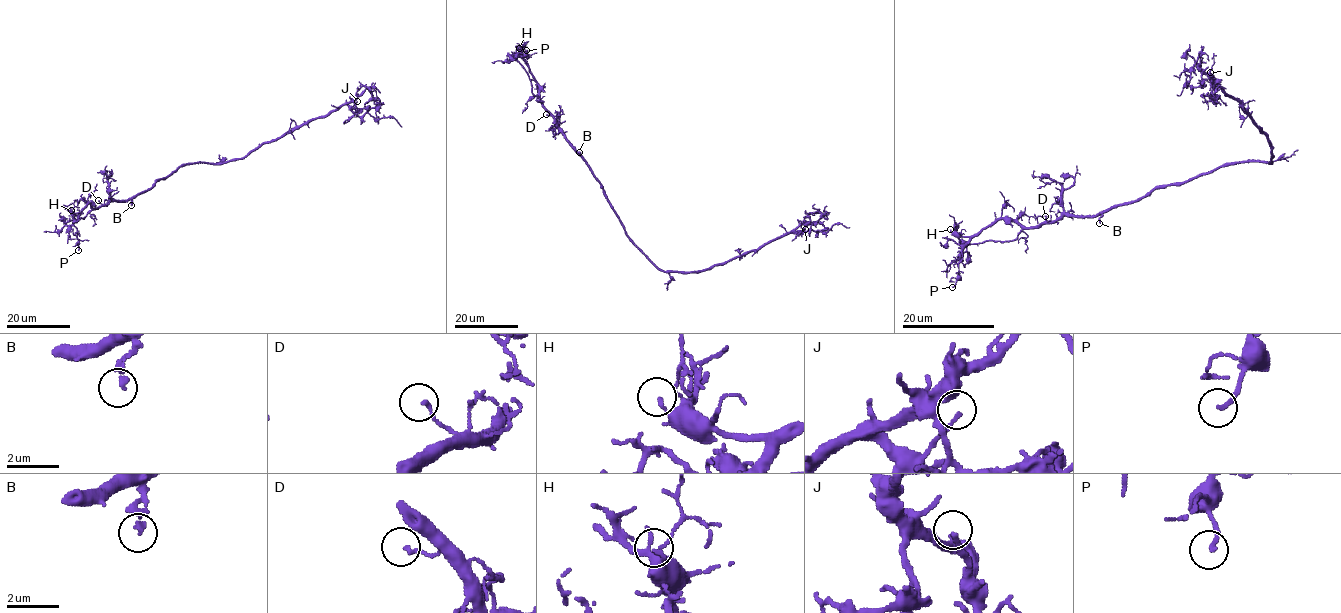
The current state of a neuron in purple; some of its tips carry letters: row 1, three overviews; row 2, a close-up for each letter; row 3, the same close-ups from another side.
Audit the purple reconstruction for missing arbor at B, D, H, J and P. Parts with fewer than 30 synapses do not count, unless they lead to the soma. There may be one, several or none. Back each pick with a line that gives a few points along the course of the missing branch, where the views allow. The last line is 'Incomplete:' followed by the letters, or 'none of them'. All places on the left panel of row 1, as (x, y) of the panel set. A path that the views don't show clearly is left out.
Incomplete: none of them

